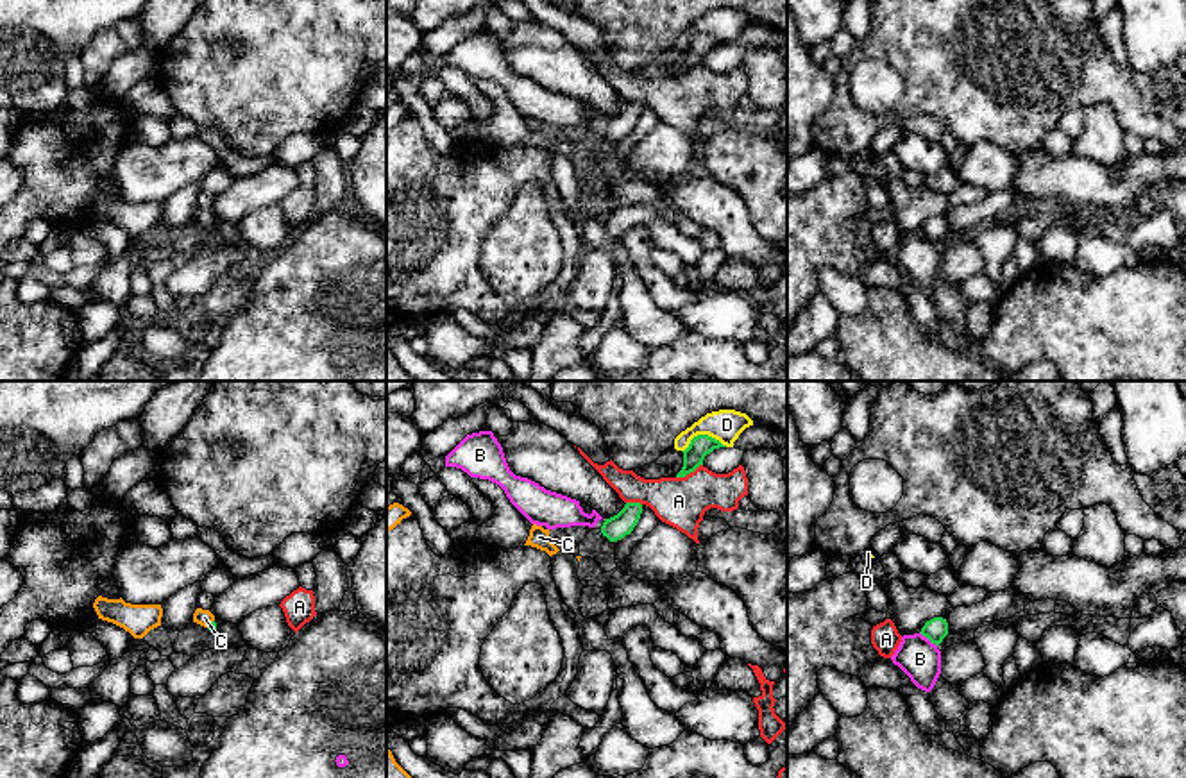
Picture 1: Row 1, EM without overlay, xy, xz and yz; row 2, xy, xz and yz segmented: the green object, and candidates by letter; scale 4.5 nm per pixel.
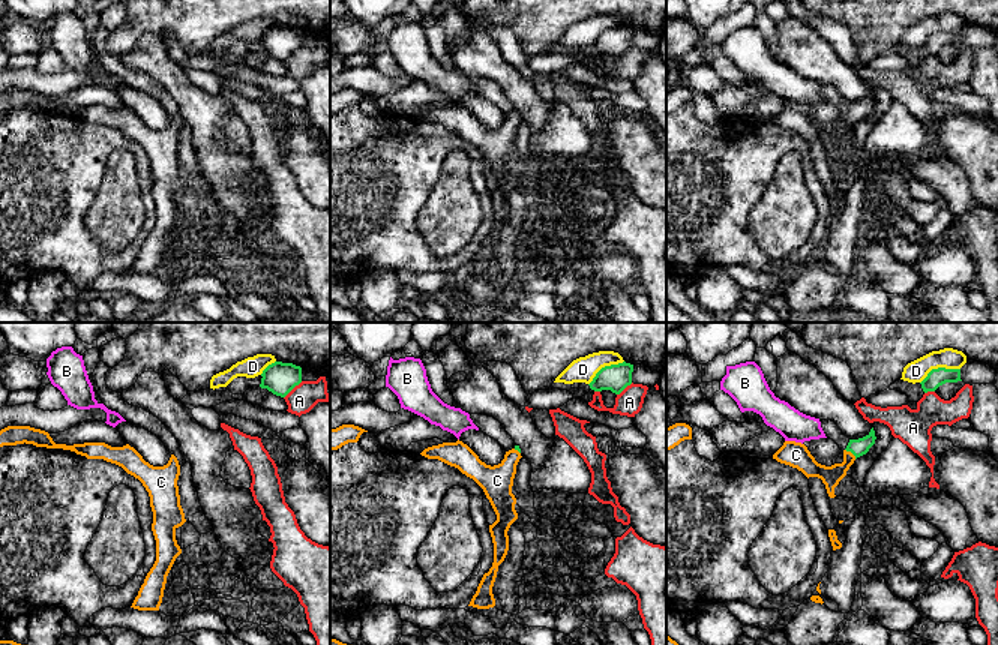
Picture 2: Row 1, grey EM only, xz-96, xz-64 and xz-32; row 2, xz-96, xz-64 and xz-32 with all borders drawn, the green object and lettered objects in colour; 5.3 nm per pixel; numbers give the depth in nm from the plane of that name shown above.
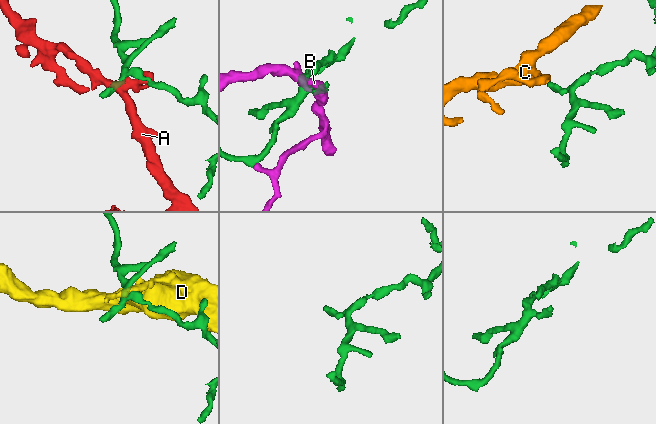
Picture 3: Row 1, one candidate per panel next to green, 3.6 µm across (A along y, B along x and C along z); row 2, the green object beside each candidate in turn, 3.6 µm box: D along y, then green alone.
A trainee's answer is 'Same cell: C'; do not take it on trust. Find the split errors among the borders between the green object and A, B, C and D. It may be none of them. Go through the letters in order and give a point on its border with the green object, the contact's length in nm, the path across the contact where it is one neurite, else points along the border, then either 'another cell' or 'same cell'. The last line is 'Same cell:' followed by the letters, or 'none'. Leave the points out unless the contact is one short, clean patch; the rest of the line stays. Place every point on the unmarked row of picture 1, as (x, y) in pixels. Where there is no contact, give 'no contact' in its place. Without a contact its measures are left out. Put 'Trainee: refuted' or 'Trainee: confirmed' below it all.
A: meets green in xz at (689, 72); contact 140 nm long; another cell
B: meets green in yz at (929, 238); contact 100 nm long; another cell
C: meets green in xy at (210, 224); contact 50 nm long; runs through xy (211, 228), (210, 224), (204, 217); same cell
D: meets green in xz at (703, 34); contact 200 nm long; border along xz (727, 45), (707, 34), (696, 34), (682, 50); another cell
Same cell: C
Trainee: confirmed

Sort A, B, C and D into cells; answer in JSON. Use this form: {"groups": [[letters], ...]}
{"groups": [["A"], ["B"], ["C"], ["D"]]}

